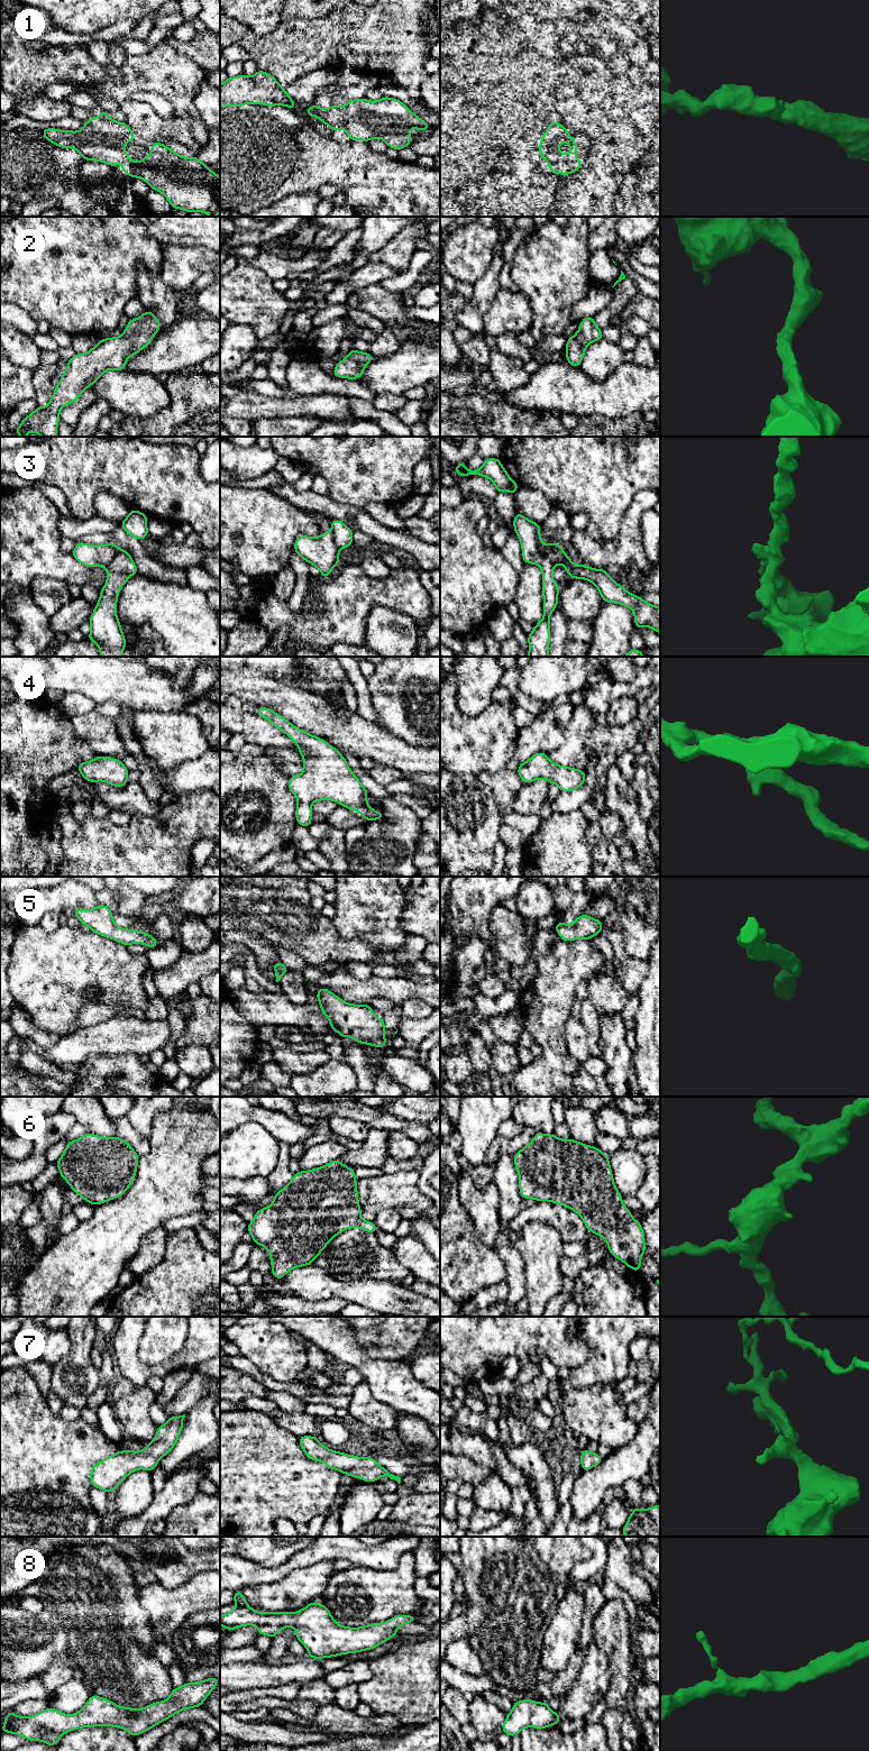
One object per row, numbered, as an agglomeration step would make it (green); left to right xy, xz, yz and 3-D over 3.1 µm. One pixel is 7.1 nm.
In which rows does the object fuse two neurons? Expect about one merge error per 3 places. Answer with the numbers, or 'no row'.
3

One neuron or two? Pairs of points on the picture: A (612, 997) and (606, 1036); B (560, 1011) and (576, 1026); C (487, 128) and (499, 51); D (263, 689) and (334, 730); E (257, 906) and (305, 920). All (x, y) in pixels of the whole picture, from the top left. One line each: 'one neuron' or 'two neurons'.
A: two neurons
B: two neurons
C: one neuron
D: one neuron
E: one neuron

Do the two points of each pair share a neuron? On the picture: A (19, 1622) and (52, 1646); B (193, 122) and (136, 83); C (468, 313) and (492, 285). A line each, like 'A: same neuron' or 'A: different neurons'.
A: same neuron
B: same neuron
C: same neuron

